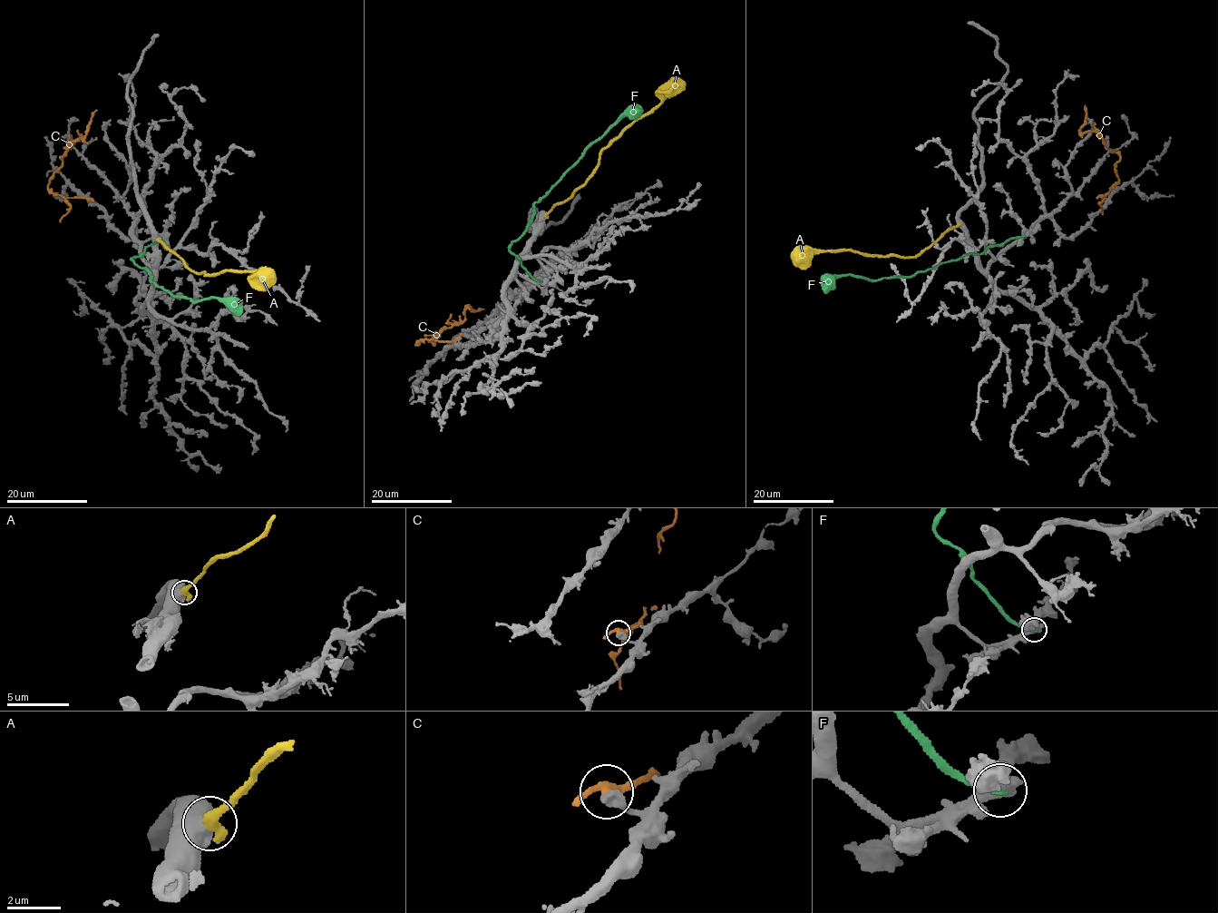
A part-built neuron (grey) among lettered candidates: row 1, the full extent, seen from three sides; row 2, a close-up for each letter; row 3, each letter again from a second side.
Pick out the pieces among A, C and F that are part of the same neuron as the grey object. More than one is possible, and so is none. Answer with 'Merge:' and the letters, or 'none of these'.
Merge: none of these

